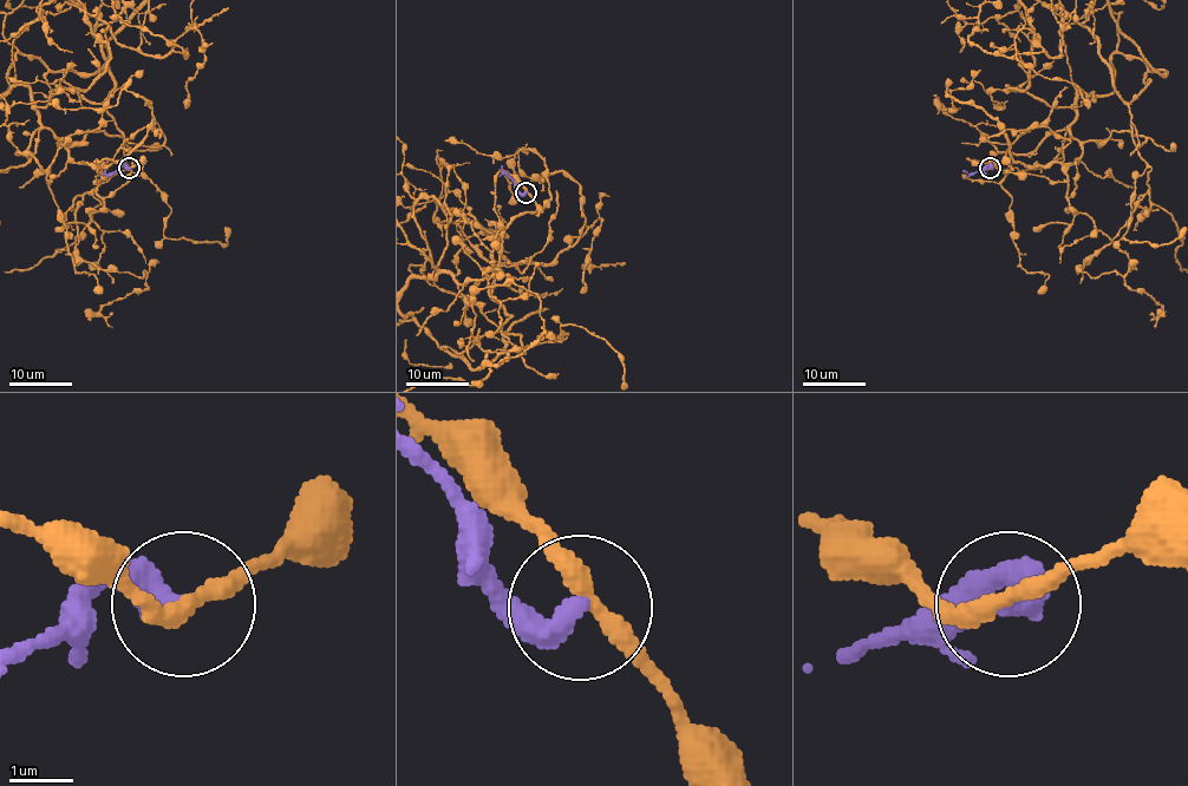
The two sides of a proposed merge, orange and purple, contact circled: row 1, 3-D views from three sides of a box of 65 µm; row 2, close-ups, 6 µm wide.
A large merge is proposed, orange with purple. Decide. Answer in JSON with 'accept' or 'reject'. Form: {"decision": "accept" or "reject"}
{"decision": "reject"}

